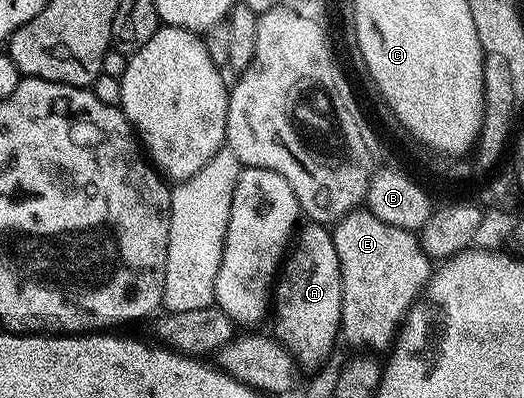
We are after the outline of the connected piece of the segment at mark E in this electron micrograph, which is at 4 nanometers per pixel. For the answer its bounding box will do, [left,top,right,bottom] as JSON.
[331,209,434,353]

